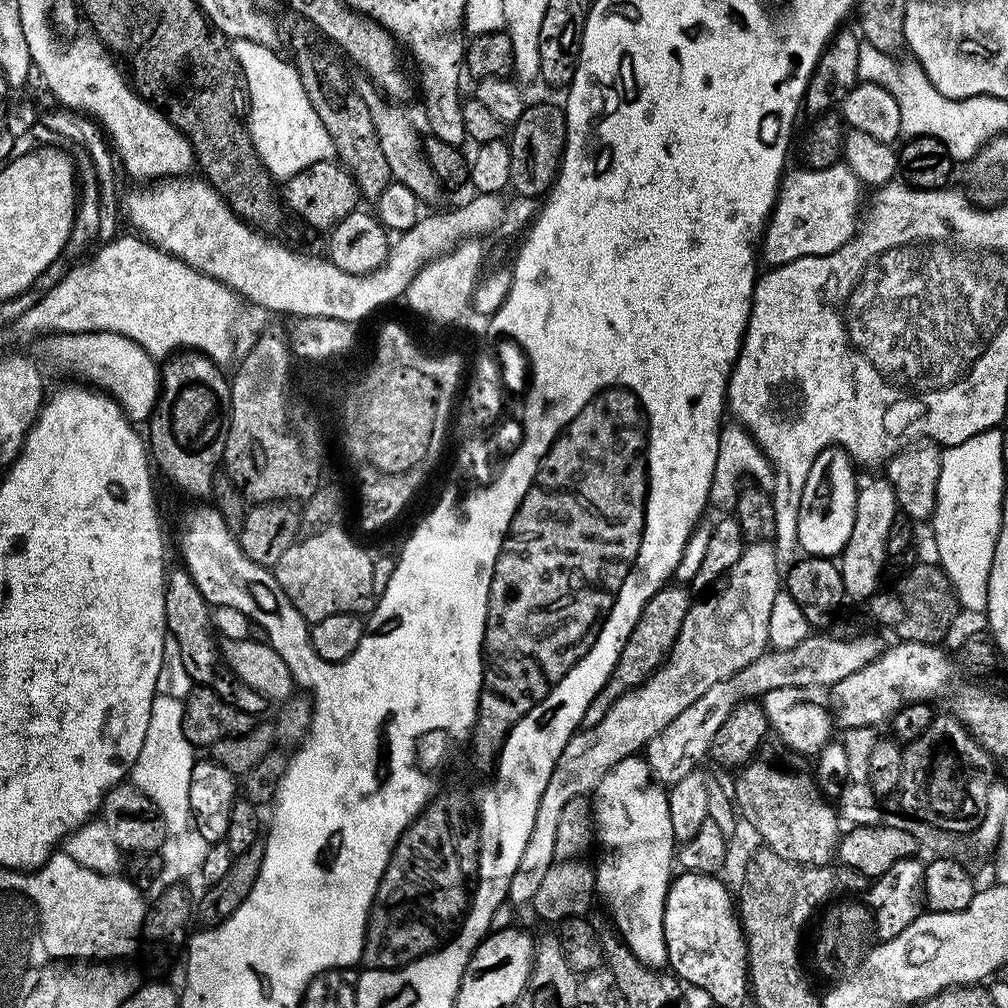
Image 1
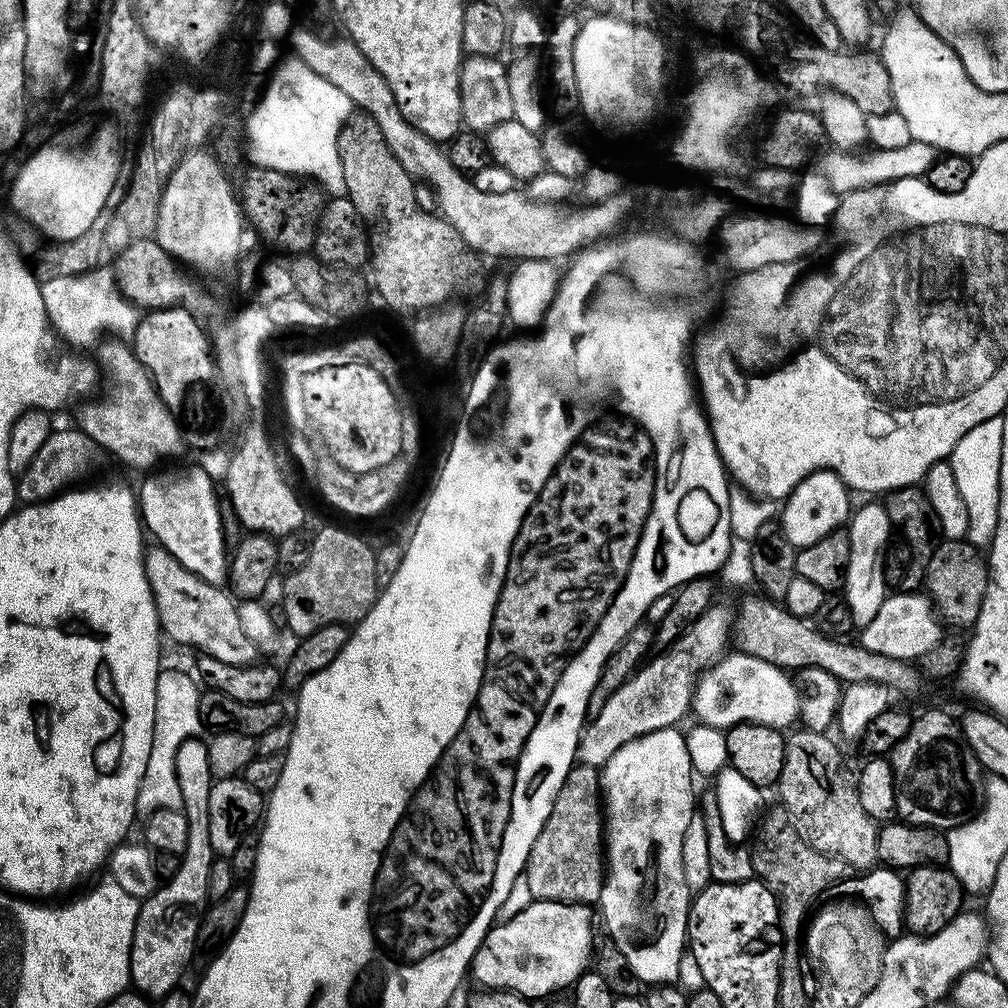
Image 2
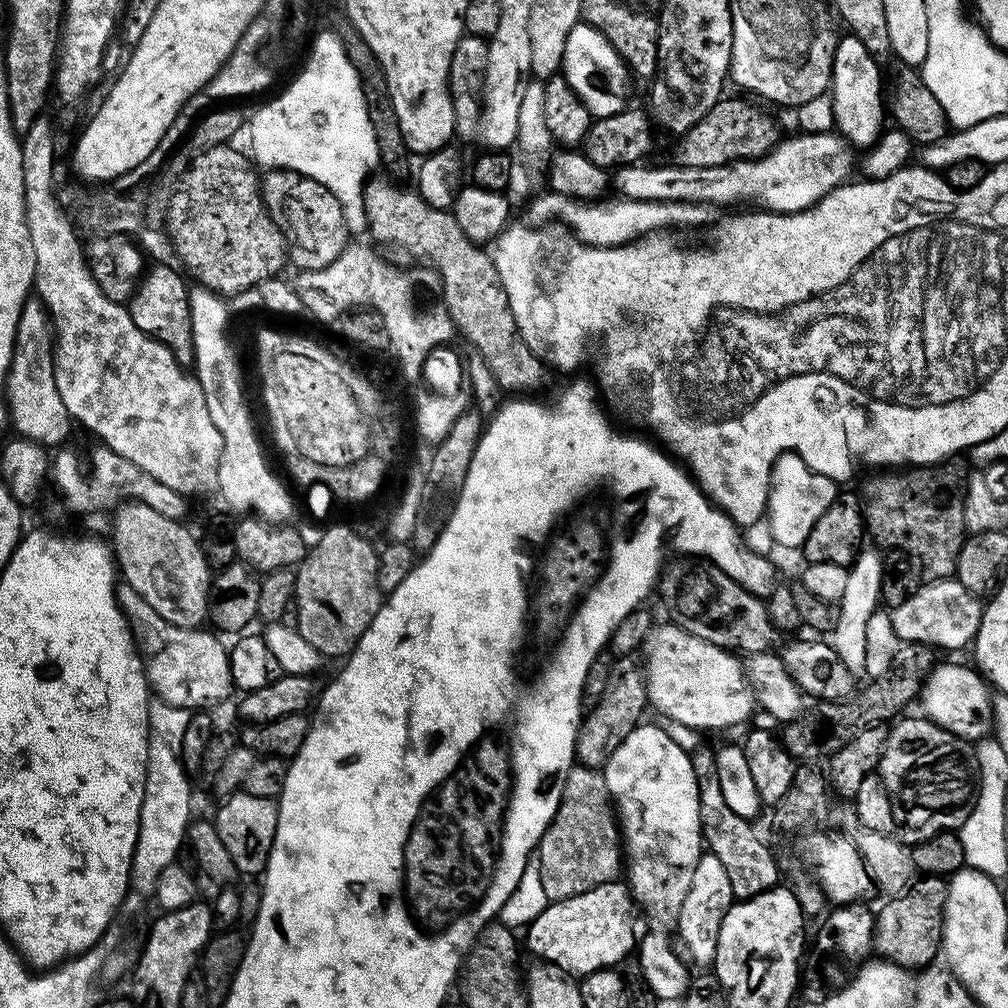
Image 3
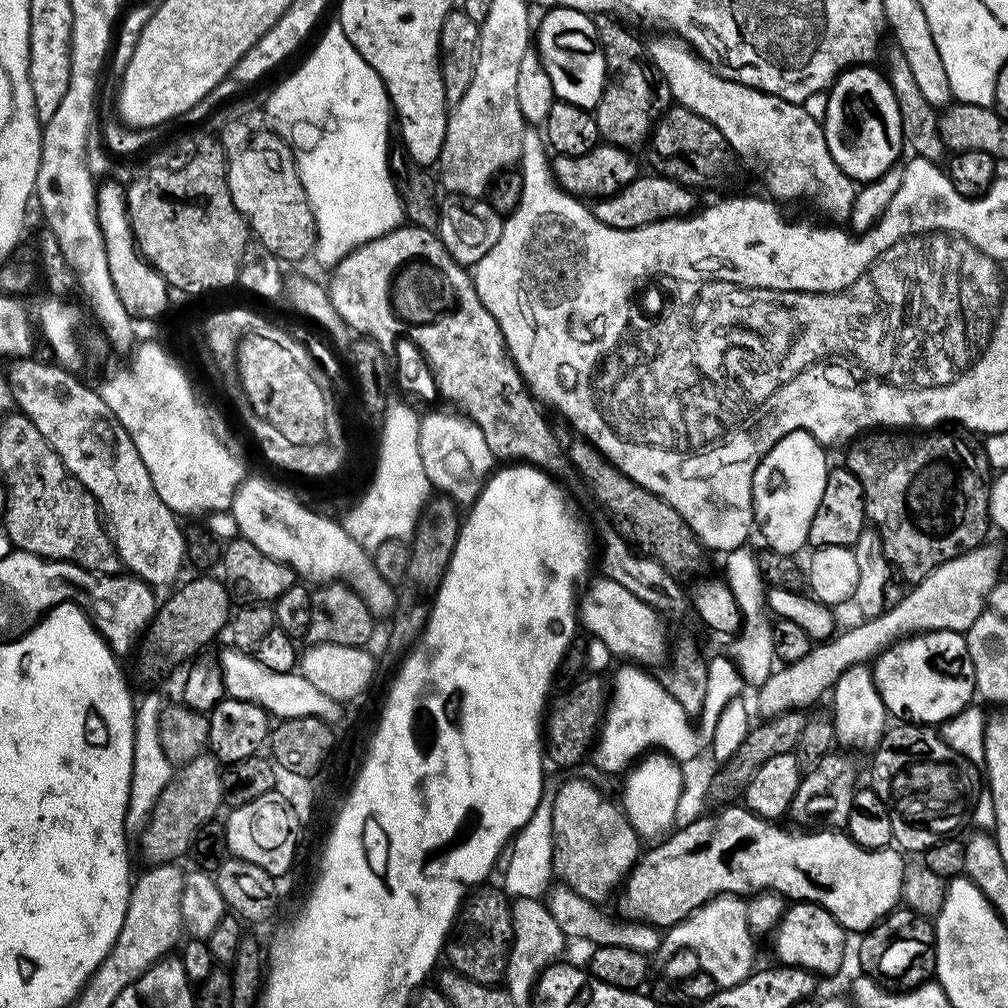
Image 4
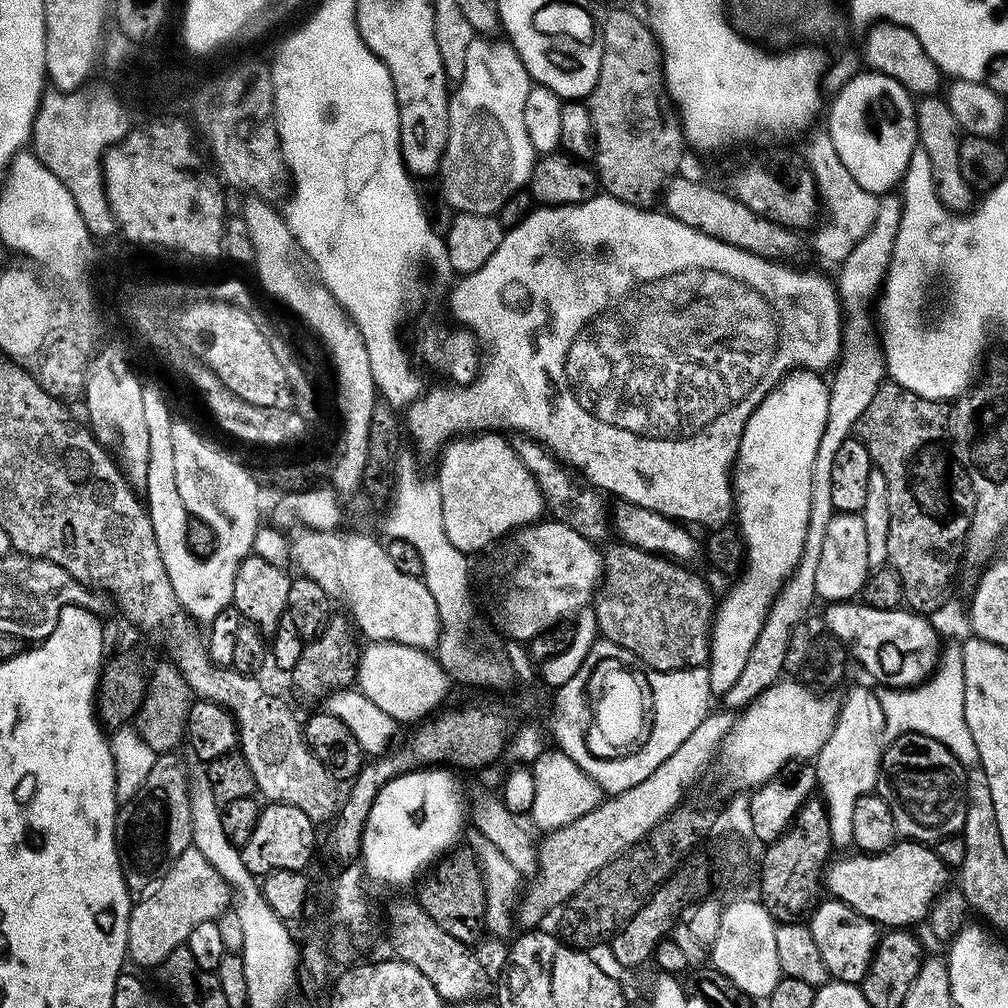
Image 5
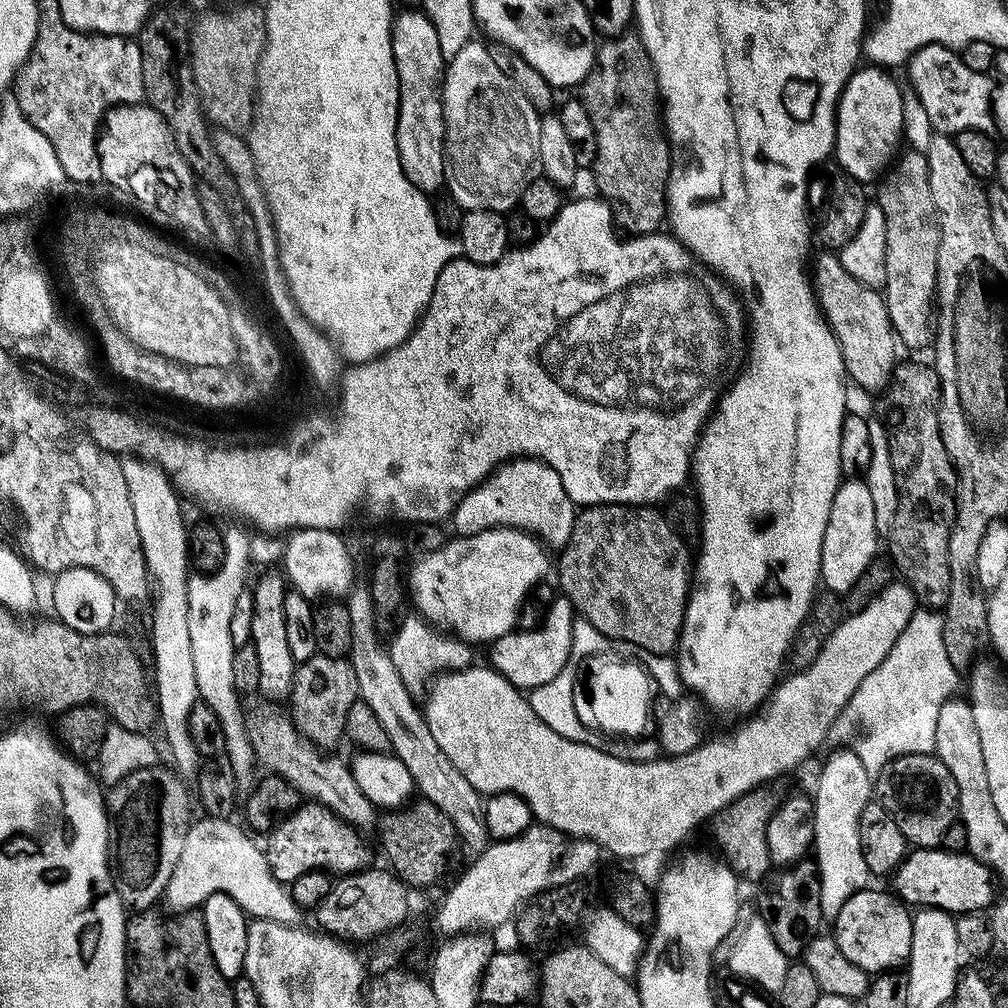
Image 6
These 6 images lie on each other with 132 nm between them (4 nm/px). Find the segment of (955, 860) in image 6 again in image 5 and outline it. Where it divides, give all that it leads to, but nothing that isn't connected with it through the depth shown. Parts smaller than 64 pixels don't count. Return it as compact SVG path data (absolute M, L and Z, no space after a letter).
M907 838L875 854L855 854L827 865L822 884L833 897L888 930L904 930L927 917L932 903L949 887L948 868L931 847Z

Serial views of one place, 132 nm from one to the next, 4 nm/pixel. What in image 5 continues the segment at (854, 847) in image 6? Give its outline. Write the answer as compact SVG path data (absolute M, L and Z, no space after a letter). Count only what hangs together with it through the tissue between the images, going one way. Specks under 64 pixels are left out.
M852 688L845 696L842 696L840 712L837 714L833 733L826 739L825 745L814 757L818 792L828 808L833 849L851 849L853 847L854 806L858 803L858 798L869 795L877 787L880 779L880 757L882 755L880 736L884 735L884 715L882 714L880 697L875 691L872 693L868 688Z

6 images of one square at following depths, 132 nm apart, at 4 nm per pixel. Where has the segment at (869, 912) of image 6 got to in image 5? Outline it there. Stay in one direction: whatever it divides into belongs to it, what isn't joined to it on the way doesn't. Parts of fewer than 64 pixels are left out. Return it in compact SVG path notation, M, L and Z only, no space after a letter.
M824 898L812 909L807 925L814 938L814 946L818 946L818 954L822 954L822 962L829 977L847 984L859 984L874 958L876 946L882 935L876 923L858 914L841 900Z

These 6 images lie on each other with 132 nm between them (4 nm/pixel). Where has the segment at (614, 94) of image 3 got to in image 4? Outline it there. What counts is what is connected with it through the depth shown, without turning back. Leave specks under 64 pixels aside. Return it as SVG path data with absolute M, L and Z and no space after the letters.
M549 8L541 16L544 17L540 20L540 29L535 29L534 44L539 51L540 61L550 74L556 99L565 100L579 108L595 109L604 93L608 72L595 19L587 12L569 8Z

